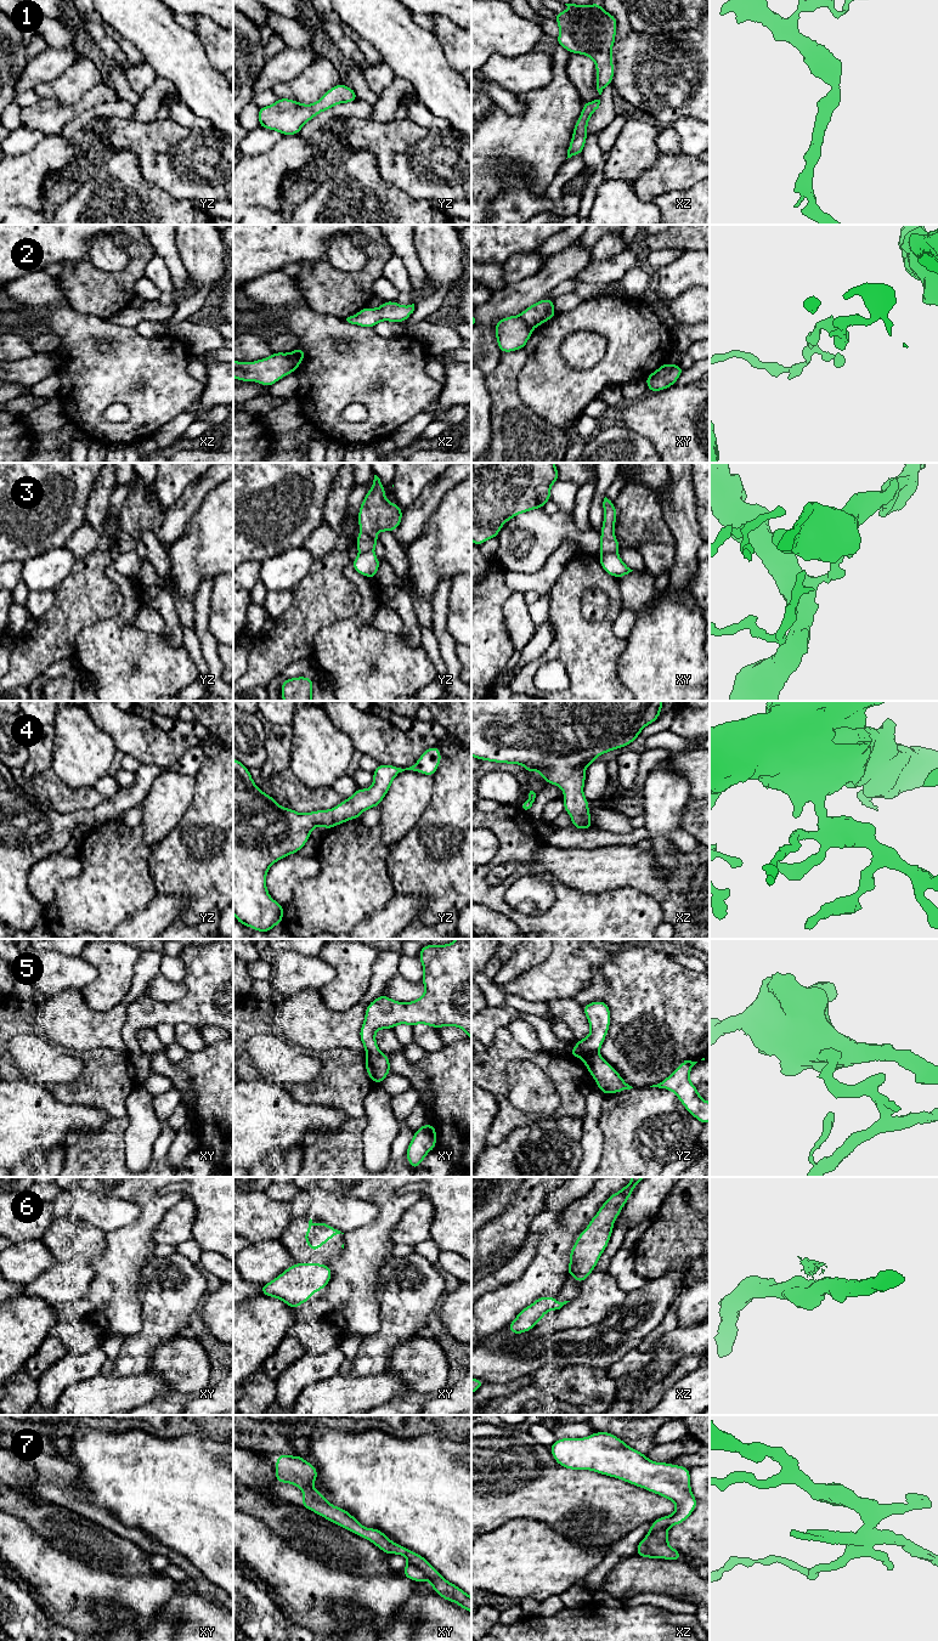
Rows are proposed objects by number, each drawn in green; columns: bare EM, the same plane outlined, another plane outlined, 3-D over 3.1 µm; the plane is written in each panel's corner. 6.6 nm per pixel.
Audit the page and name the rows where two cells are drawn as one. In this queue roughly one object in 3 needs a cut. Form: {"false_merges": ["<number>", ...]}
{"false_merges": ["2", "3", "5", "6", "7"]}

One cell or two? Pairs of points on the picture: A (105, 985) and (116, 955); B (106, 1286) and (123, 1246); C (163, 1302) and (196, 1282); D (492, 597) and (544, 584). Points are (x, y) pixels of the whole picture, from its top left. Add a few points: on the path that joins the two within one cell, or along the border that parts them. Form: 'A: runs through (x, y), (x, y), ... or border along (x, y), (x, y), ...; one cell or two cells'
A: runs through (112, 978), (114, 975), (114, 962); one cell
B: runs through (111, 1277), (120, 1267), (123, 1256); one cell
C: runs through (171, 1295), (182, 1291), (187, 1286); one cell
D: border along (508, 587), (513, 590); two cells

